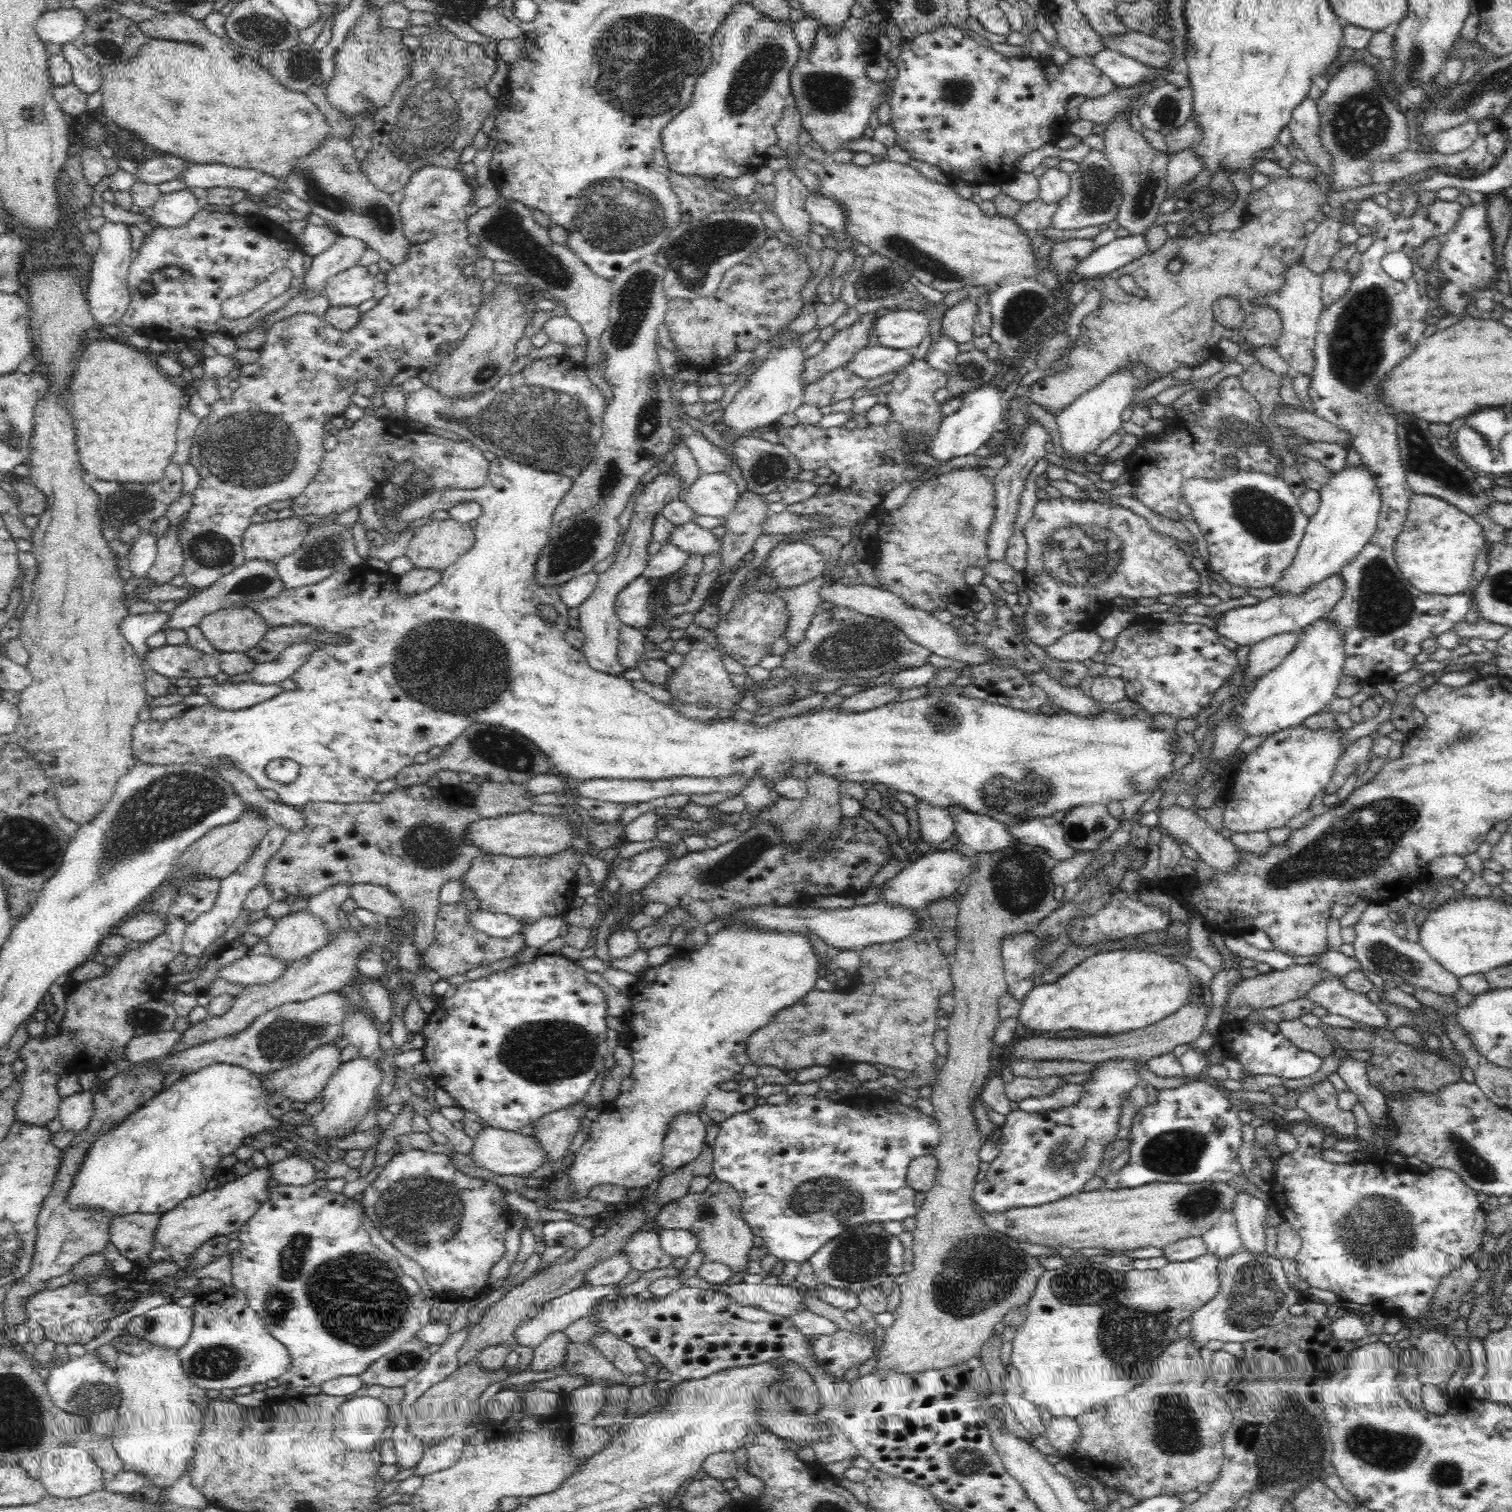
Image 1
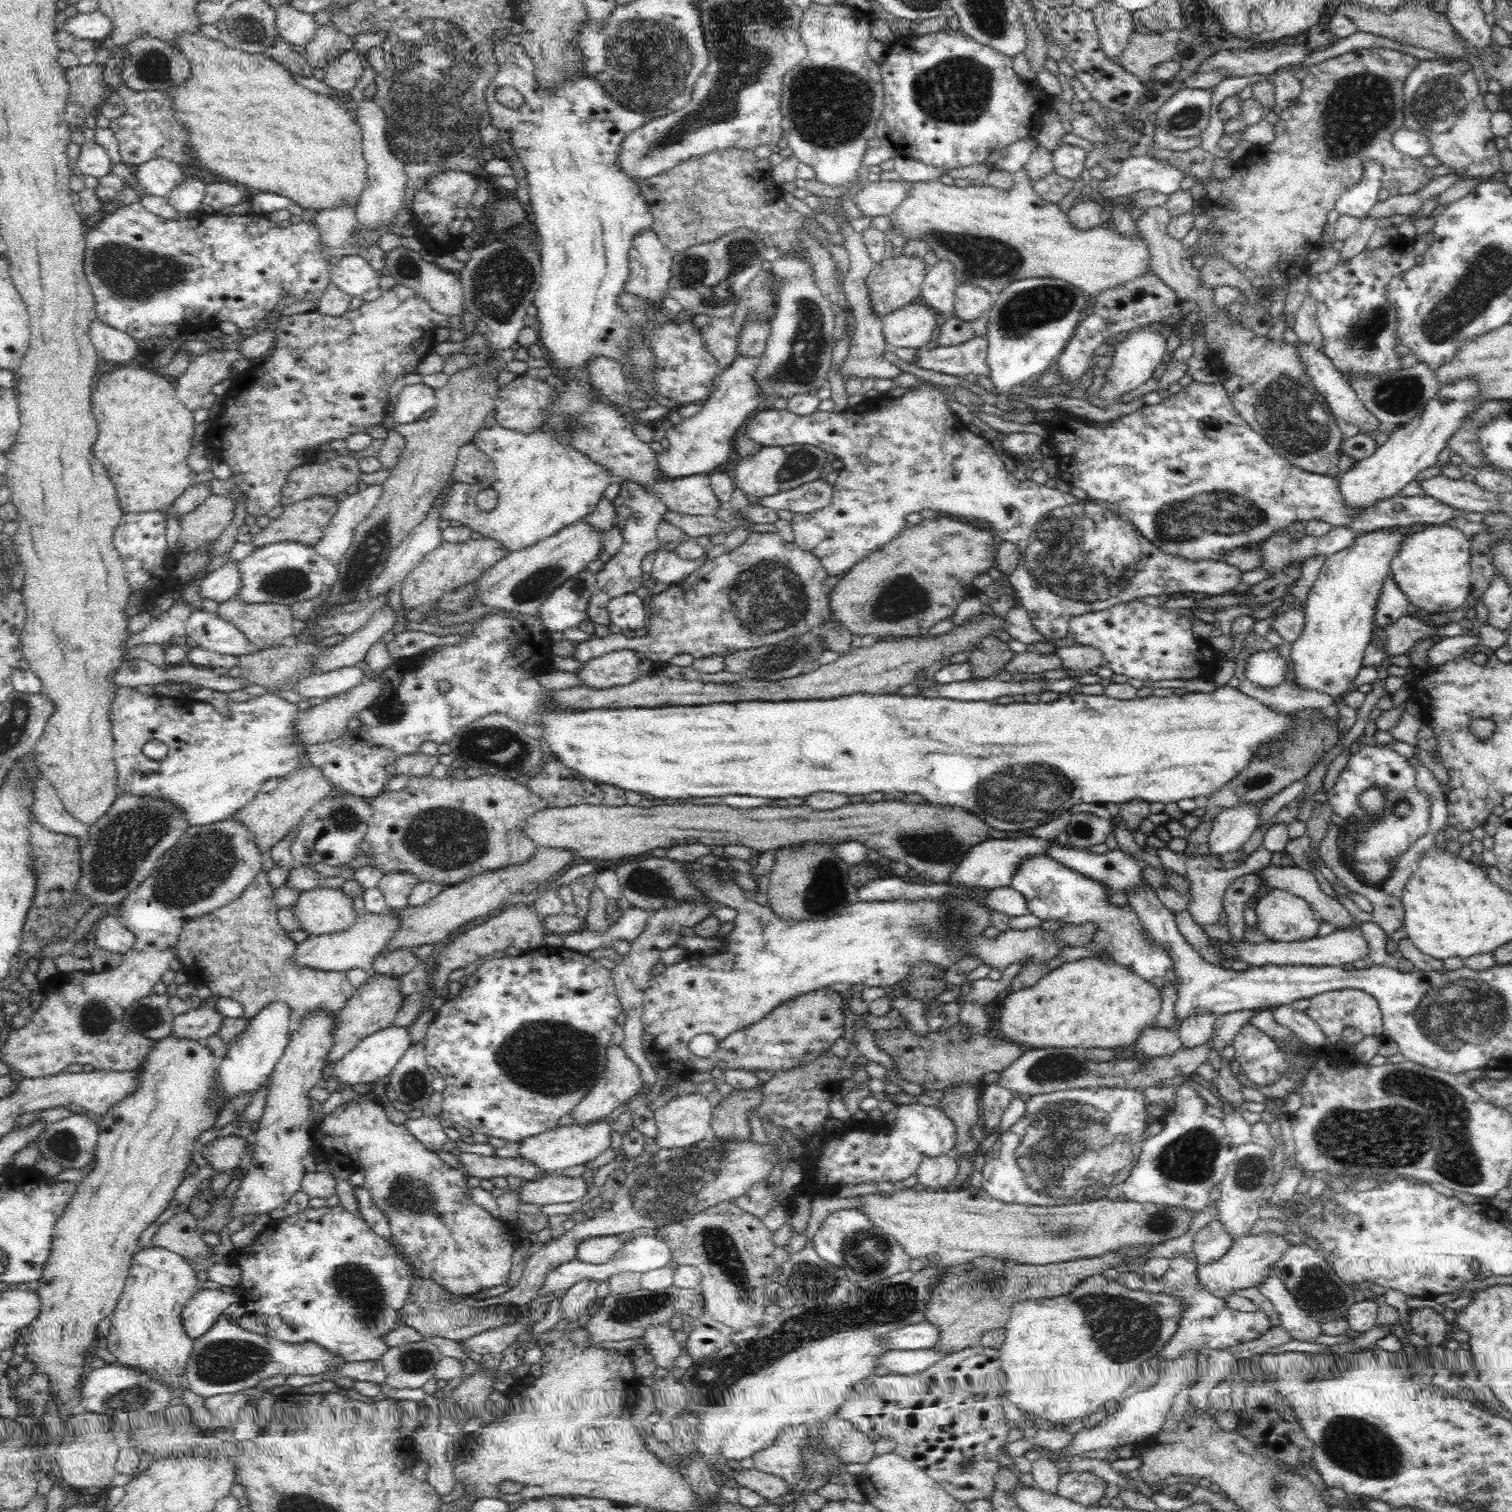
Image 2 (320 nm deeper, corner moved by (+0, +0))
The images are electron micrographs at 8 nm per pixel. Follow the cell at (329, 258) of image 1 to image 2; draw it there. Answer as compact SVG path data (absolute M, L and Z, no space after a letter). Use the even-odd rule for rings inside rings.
M363 96L358 103L356 121L361 128L363 136L363 157L367 162L367 181L364 192L355 208L357 226L361 230L378 230L384 224L390 224L392 218L402 215L400 206L405 198L405 187L407 186L407 175L404 172L404 162L392 154L387 140L387 118L386 113L372 98Z

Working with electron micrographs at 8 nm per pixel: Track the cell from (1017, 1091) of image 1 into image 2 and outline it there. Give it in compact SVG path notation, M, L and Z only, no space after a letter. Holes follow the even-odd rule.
M996 1083L990 1084L982 1094L982 1098L978 1101L980 1106L980 1125L984 1132L988 1132L1000 1122L1002 1114L1005 1110L1008 1110L1010 1101L1013 1094L996 1085Z

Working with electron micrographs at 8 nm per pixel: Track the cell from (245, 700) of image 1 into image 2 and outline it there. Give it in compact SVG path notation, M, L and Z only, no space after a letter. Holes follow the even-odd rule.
M355 665L336 669L323 674L314 674L298 682L295 692L308 698L328 699L361 684L365 678L362 670Z

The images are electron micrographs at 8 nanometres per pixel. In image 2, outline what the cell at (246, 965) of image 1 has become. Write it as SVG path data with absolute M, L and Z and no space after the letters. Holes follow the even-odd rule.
M388 906L380 913L364 913L356 918L353 926L338 933L308 937L296 948L296 963L315 969L318 973L345 972L352 968L370 971L376 958L386 951L388 942L402 924L402 910L394 911Z

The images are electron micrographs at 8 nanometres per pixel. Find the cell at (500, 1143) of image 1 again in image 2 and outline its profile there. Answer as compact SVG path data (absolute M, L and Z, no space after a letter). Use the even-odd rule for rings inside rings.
M607 1116L586 1126L576 1122L572 1125L558 1125L555 1129L524 1139L519 1142L522 1148L519 1156L532 1161L540 1170L550 1174L560 1172L564 1168L578 1166L578 1164L587 1165L610 1148L612 1128L606 1118Z

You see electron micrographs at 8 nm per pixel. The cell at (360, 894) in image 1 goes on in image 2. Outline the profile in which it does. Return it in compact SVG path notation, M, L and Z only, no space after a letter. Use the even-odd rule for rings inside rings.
M410 872L385 874L378 884L378 889L386 898L386 905L394 911L409 907L410 893L422 881Z

